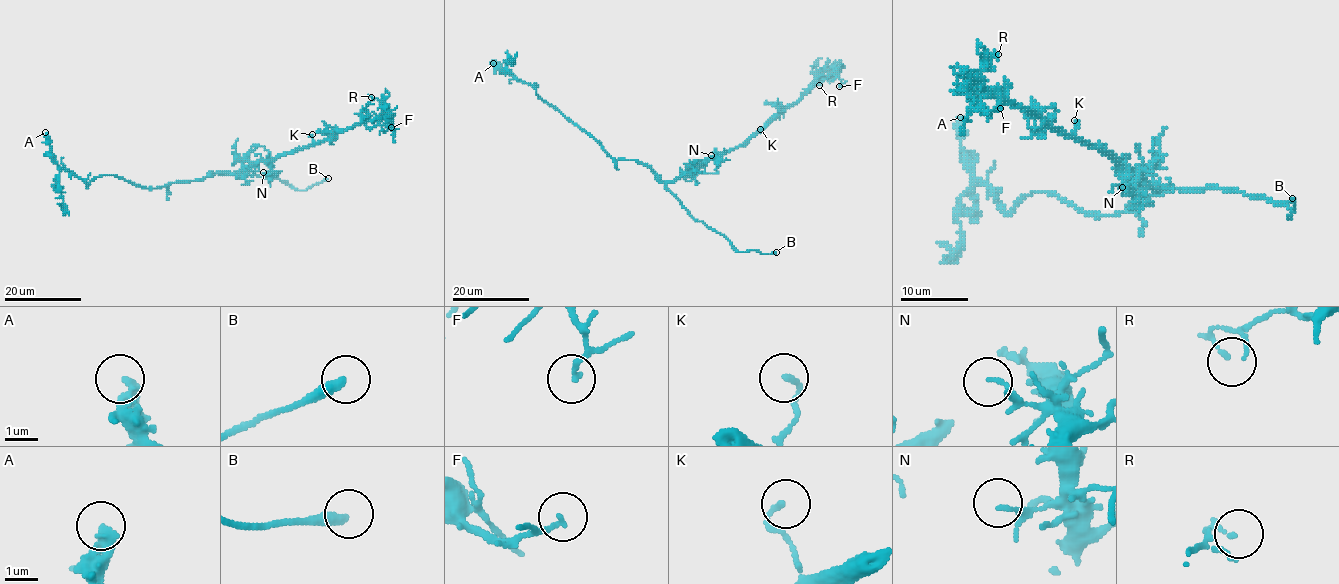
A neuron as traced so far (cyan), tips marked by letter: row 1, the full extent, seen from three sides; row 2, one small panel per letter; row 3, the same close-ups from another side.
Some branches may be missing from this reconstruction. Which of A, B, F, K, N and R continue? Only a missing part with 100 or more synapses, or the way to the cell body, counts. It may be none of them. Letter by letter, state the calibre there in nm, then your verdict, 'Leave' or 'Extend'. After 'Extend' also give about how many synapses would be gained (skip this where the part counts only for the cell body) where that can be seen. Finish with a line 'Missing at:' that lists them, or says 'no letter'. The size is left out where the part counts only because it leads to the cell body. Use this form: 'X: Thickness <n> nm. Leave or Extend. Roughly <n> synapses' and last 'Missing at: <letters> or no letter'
A: Thickness 360 nm. Leave
B: Thickness 360 nm. Extend
F: Thickness 110 nm. Leave
K: Thickness 160 nm. Leave
N: Thickness 100 nm. Leave
R: Thickness 110 nm. Leave
Missing at: B

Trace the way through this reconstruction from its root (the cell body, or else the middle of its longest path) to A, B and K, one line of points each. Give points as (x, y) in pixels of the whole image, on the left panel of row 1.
A: (209, 173), (202, 179), (157, 188), (100, 175), (88, 187), (58, 165), (45, 132)
B: (209, 173), (241, 172), (277, 177), (297, 190), (307, 190), (328, 178)
K: (209, 173), (239, 172), (261, 161), (296, 152), (314, 143), (312, 134)

